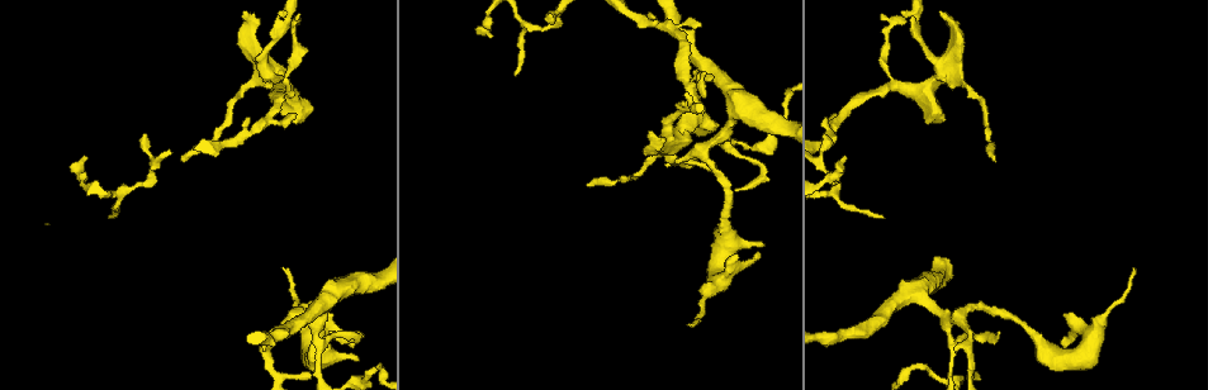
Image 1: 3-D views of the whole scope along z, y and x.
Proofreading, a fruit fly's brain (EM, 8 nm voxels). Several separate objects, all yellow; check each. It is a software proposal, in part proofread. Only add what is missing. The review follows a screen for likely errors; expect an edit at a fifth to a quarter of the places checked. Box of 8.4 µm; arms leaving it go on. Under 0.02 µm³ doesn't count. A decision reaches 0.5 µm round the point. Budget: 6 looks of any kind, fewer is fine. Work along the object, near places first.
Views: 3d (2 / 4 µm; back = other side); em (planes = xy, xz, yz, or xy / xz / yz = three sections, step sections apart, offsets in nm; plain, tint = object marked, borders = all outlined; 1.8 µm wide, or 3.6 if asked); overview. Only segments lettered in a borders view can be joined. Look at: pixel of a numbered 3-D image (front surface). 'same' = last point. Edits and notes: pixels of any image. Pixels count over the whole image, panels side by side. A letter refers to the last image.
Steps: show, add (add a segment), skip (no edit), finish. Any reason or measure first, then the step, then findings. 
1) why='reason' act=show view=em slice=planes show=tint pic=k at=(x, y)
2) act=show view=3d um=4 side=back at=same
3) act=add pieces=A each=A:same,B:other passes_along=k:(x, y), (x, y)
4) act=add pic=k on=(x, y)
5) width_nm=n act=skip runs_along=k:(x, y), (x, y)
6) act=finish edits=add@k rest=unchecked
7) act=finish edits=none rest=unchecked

why='branch stops here' act=show view=em slice=planes show=plain pic=1 at=(517, 74)

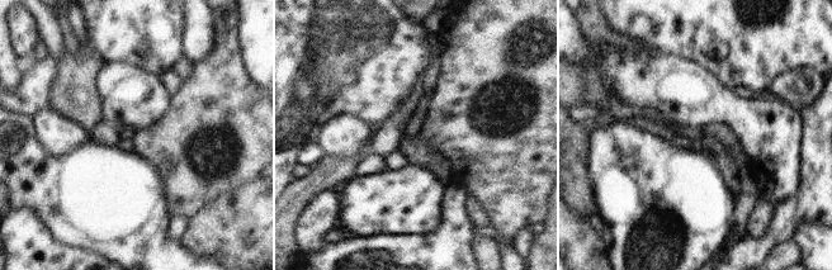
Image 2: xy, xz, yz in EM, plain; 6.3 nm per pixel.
act=show view=em slice=planes show=borders at=same

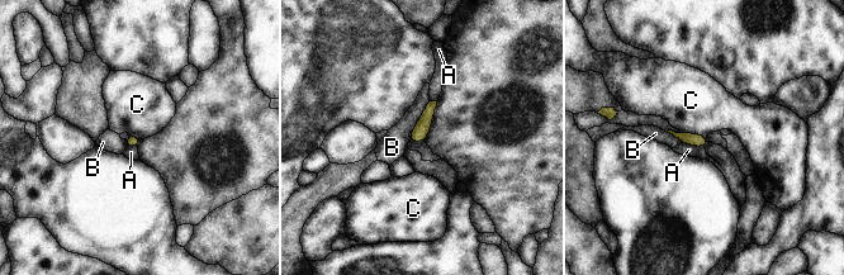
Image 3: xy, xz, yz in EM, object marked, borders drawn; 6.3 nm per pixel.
width_nm=80 act=skip each=A:other,B:other,C:other border=3:(681, 131), (706, 137) found='none of them fits'

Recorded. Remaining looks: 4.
why='an open end' act=show view=3d um=4 pic=1 at=(283, 266)

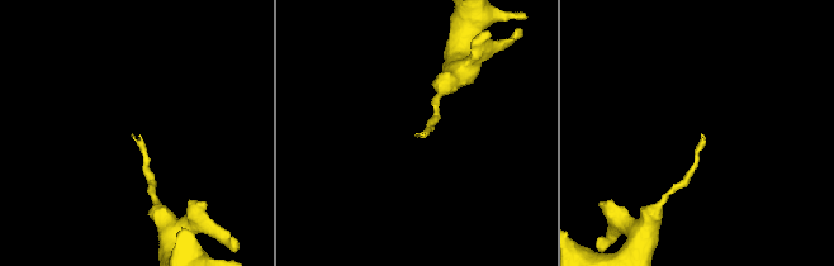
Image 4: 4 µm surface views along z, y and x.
act=show view=em slice=planes show=borders pic=4 at=(704, 134)

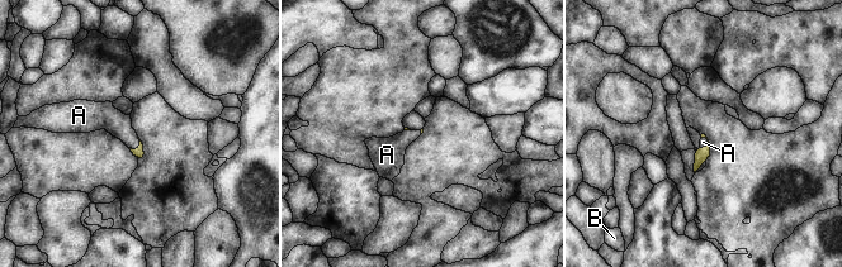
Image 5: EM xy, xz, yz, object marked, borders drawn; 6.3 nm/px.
longest_contact=A:90nm act=add pieces=A each=A:same,B:other found='it goes on there'

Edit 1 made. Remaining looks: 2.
why='tapers out' act=show view=em slice=planes show=borders pic=1 at=(998, 332)

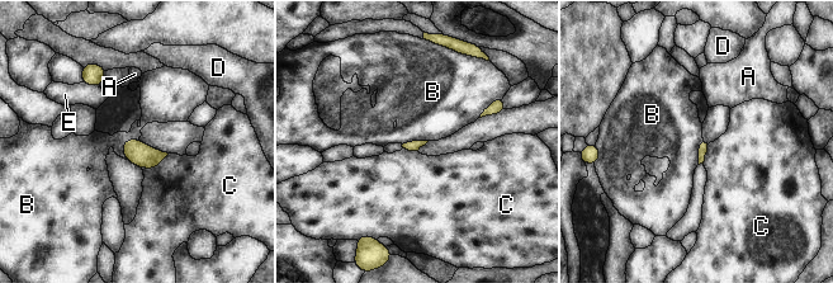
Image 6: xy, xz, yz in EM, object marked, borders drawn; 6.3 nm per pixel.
act=skip each=A:other,B:other,C:other,D:other,E:other border=6:(138, 138), (123, 144), (126, 159) found='none of them fits'

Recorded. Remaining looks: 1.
act=finish edits=add@5 rest=unchecked

